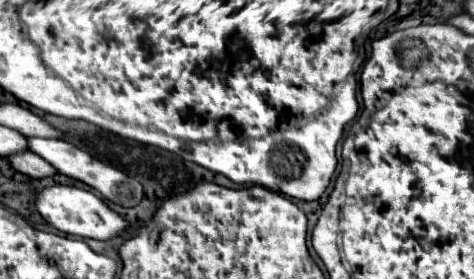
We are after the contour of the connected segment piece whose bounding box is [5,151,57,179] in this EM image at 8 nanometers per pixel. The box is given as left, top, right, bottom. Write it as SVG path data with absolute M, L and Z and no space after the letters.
M31 151L15 153L15 155L9 155L9 157L5 157L5 159L9 161L9 165L11 165L15 171L19 171L19 173L31 177L31 179L45 179L45 177L51 177L51 175L57 173L51 165L45 163L45 159L33 155Z

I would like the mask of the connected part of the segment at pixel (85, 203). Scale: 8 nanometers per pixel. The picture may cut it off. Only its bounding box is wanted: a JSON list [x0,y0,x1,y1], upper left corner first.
[35,185,127,239]

